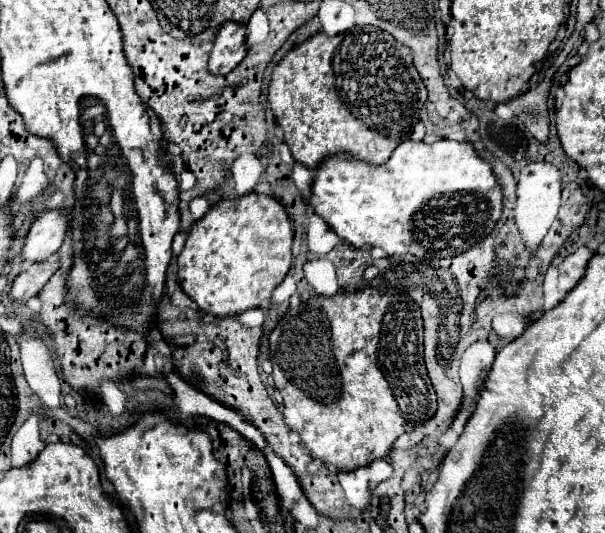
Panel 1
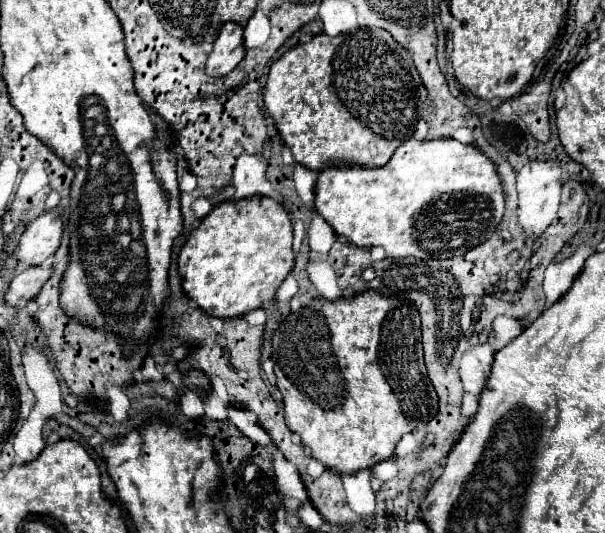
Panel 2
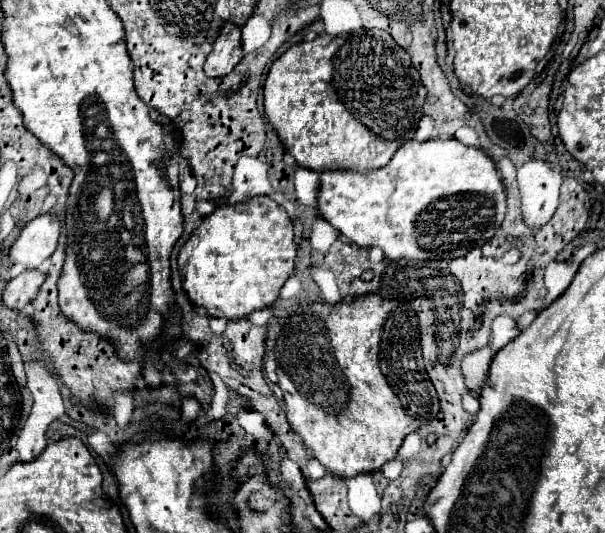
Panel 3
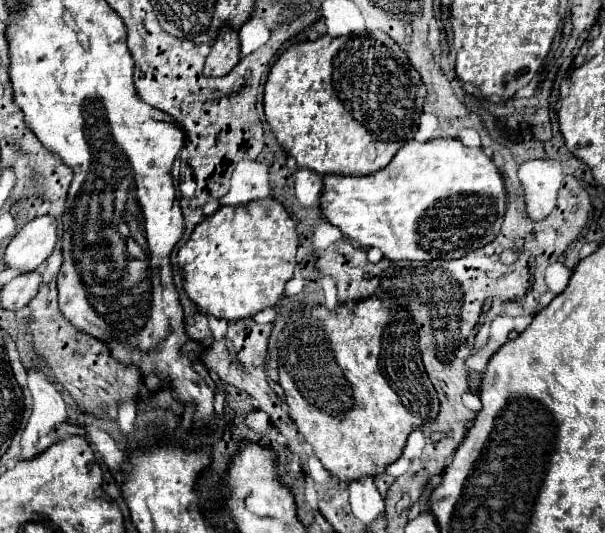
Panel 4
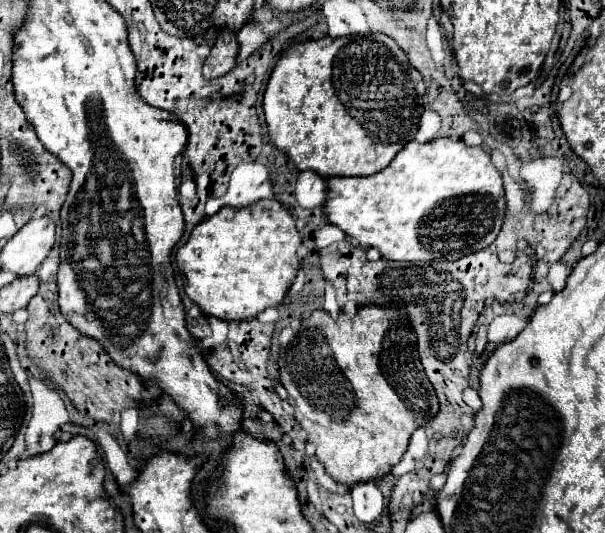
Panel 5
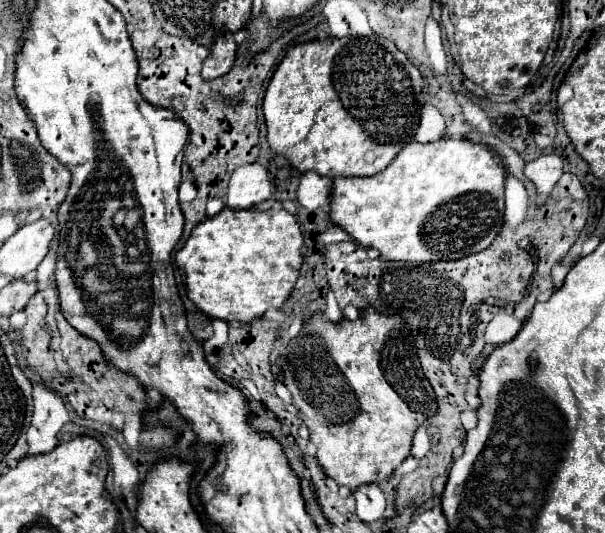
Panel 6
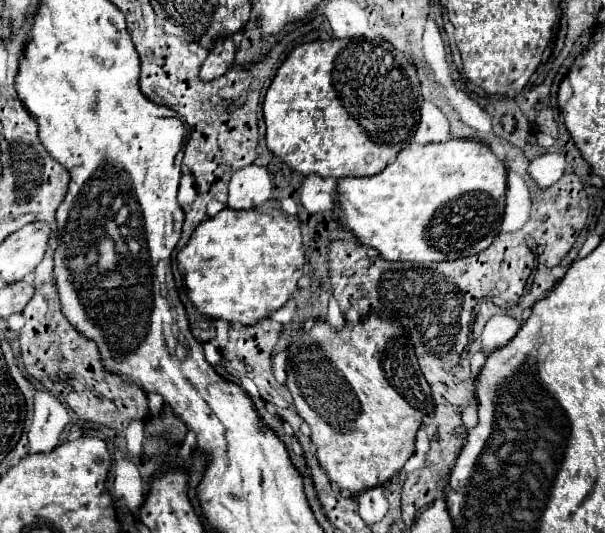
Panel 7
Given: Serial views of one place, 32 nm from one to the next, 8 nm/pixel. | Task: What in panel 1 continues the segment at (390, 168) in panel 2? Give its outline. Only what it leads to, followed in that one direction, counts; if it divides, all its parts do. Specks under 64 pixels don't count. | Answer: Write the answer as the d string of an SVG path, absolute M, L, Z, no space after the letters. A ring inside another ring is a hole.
M404 140L402 144L398 144L398 148L392 152L390 160L380 164L380 166L372 166L364 160L358 160L350 154L340 154L340 156L328 156L324 158L324 162L320 164L320 168L314 168L314 182L312 182L312 194L310 194L310 206L312 210L324 218L326 224L330 224L330 228L334 228L334 232L354 244L356 248L360 246L378 246L382 248L388 256L404 256L404 254L412 254L418 258L448 258L454 254L460 254L468 248L472 248L474 244L478 244L480 240L484 240L496 226L500 214L502 214L502 190L496 182L496 176L492 174L492 168L488 166L488 162L484 162L482 158L478 158L476 150L472 148L470 142L456 142L456 140L436 140L434 144L426 144L426 142L414 142L414 140Z

